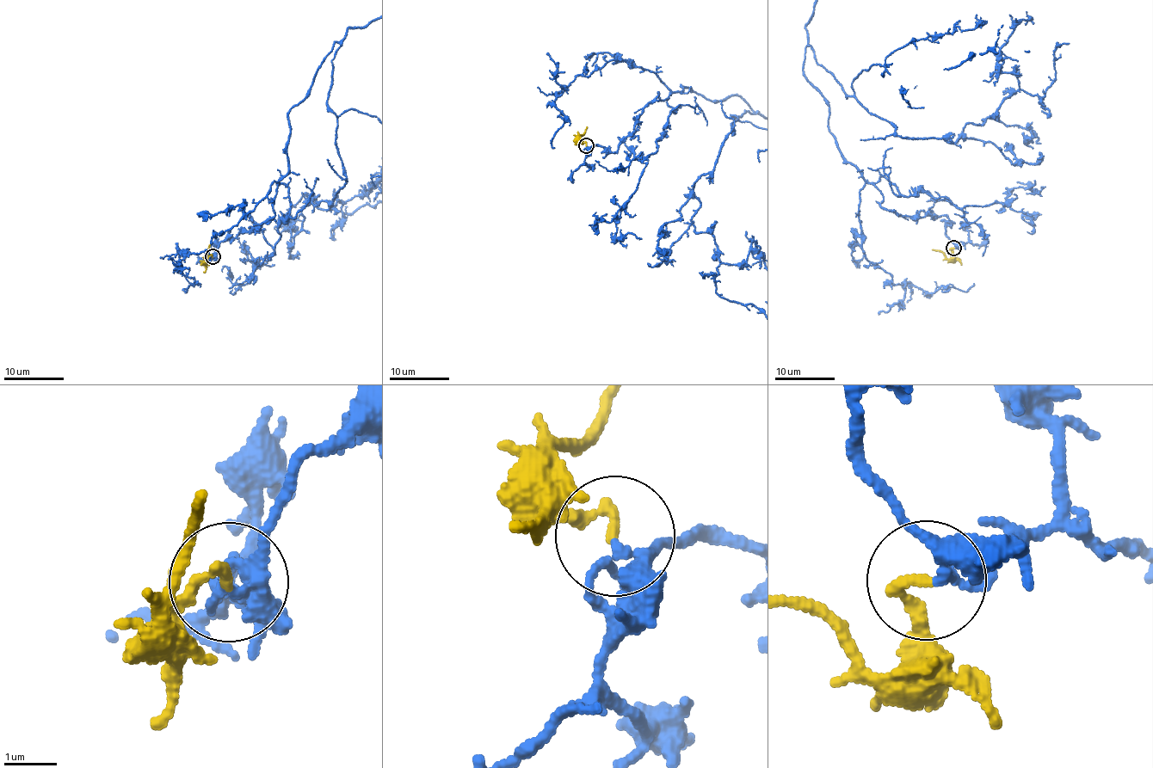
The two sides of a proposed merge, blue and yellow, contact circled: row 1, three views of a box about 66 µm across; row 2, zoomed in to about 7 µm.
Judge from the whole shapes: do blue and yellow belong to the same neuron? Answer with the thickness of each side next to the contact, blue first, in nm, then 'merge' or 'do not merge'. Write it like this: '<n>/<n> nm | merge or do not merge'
300/200 nm | merge

